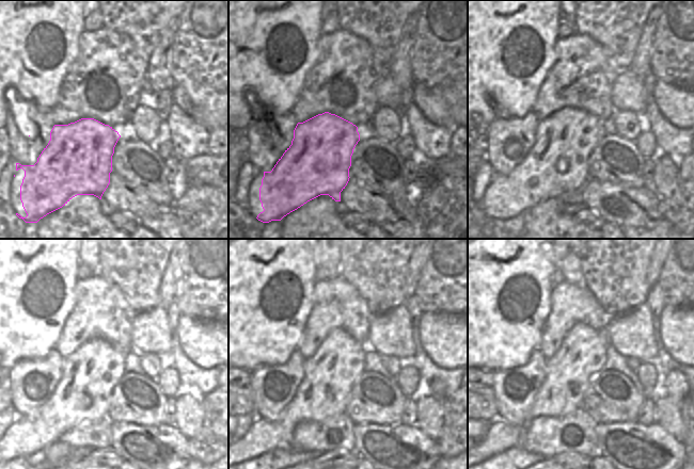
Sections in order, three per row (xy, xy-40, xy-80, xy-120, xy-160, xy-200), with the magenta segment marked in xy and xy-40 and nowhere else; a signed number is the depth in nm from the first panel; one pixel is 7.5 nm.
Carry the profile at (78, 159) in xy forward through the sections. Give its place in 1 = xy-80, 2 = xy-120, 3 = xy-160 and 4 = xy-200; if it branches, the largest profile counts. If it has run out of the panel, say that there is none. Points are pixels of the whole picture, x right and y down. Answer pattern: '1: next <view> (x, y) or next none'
1: next xy-80 (557, 162)
2: next xy-120 (82, 395)
3: next xy-160 (330, 373)
4: next xy-200 (581, 357)

